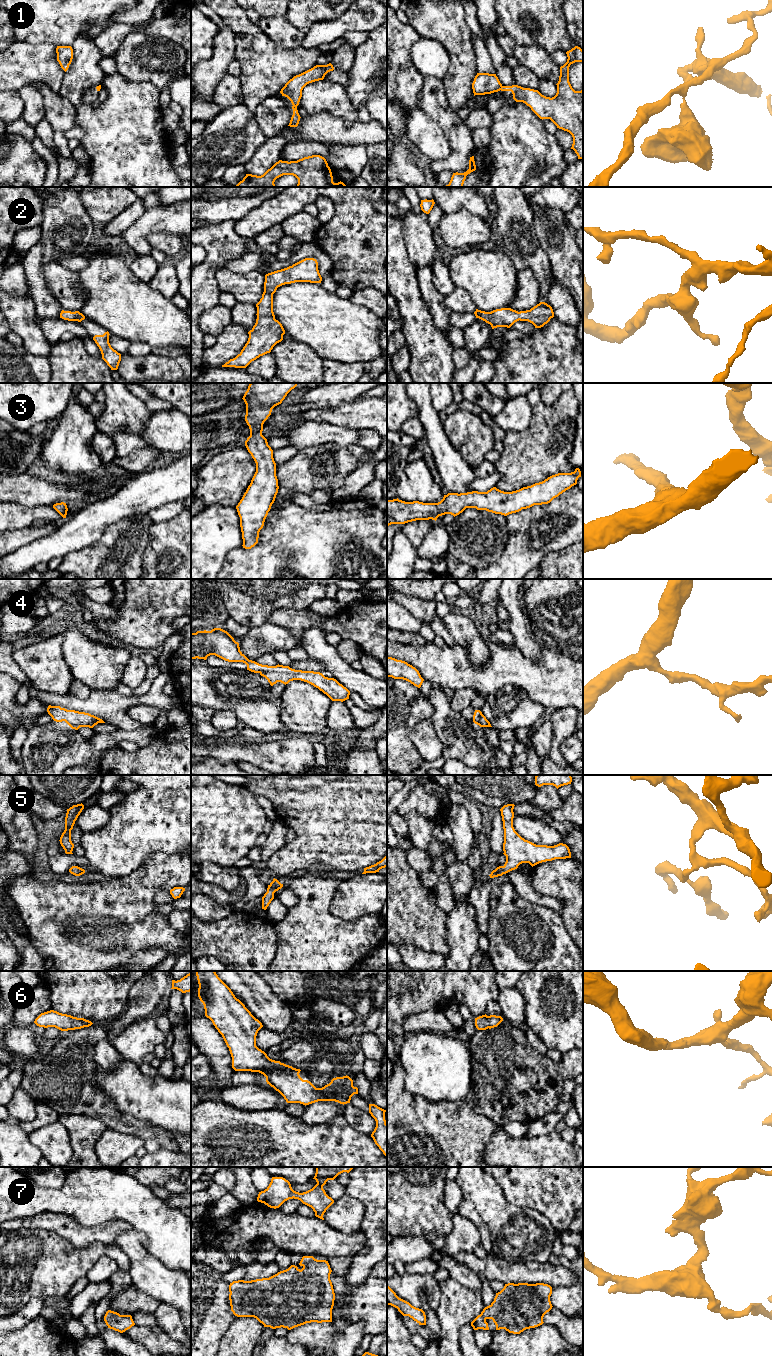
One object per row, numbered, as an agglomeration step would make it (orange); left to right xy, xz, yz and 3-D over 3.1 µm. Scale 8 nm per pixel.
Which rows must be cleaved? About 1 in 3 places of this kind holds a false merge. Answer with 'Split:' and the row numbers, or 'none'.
Split: 1

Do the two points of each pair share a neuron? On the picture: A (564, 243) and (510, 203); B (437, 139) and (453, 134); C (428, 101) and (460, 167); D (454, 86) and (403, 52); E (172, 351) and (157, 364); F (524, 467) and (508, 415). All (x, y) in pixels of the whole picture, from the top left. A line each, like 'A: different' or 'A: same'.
A: different
B: different
C: same
D: different
E: different
F: different

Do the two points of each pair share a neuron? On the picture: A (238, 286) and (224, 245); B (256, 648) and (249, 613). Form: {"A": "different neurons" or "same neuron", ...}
{"A": "different neurons", "B": "different neurons"}

